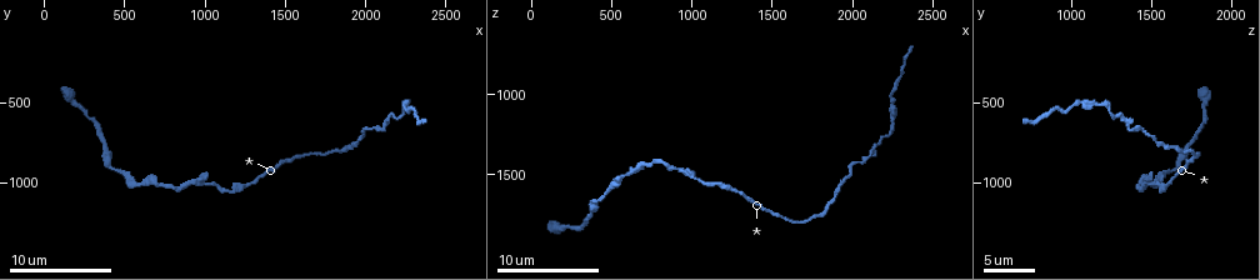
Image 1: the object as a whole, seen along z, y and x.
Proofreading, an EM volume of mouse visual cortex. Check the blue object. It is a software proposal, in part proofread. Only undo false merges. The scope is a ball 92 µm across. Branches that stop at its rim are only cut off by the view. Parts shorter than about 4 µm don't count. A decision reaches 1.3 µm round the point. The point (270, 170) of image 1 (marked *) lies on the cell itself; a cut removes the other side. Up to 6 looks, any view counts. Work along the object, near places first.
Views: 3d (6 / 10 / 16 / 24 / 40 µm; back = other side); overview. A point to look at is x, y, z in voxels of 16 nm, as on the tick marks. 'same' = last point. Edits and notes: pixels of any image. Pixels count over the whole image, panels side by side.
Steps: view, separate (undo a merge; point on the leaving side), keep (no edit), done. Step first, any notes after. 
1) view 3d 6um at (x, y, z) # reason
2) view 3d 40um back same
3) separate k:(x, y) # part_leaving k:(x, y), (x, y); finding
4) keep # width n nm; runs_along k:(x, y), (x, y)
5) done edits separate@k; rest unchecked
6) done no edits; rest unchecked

view 3d 10um at (1260, 1020, 1600) # sudden change in width

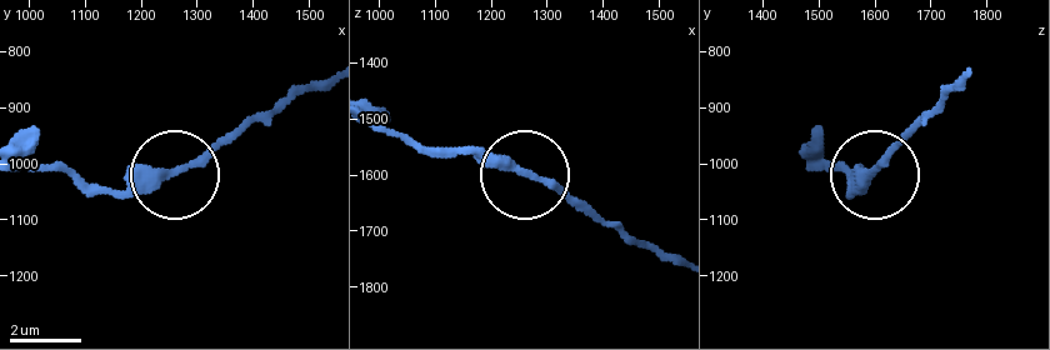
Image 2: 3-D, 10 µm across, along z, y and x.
view 3d 6um at (1275, 1005, 1605)

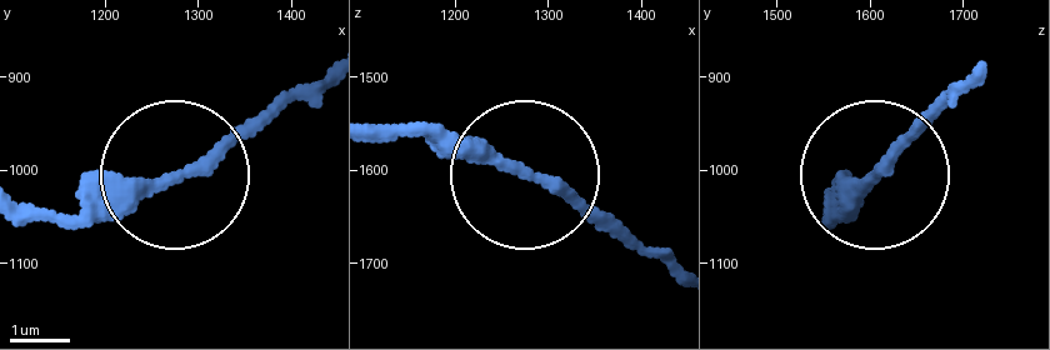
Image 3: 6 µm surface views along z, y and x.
keep # one cell here

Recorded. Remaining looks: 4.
view 3d 6um at (400, 900, 1680) # sudden change in width

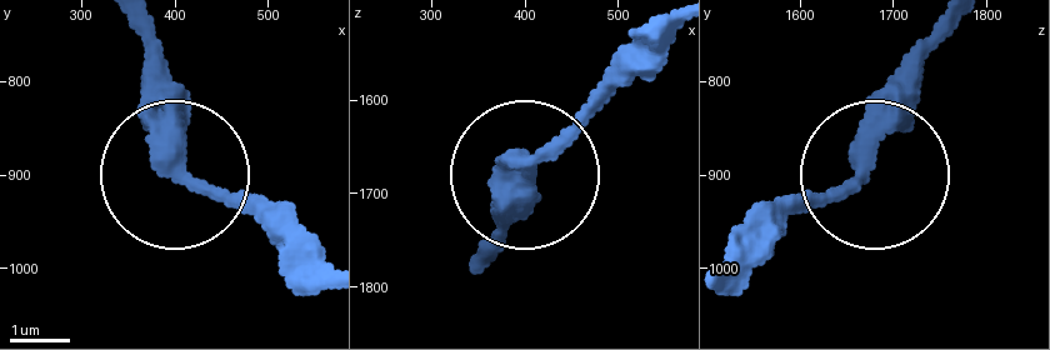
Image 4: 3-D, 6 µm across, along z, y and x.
keep # width 340 nm; runs_along 4:(721, 268), (866, 179), (876, 89), (930, 29); all the same cell

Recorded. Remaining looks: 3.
view 3d 10um at (2240, 500, 1200)

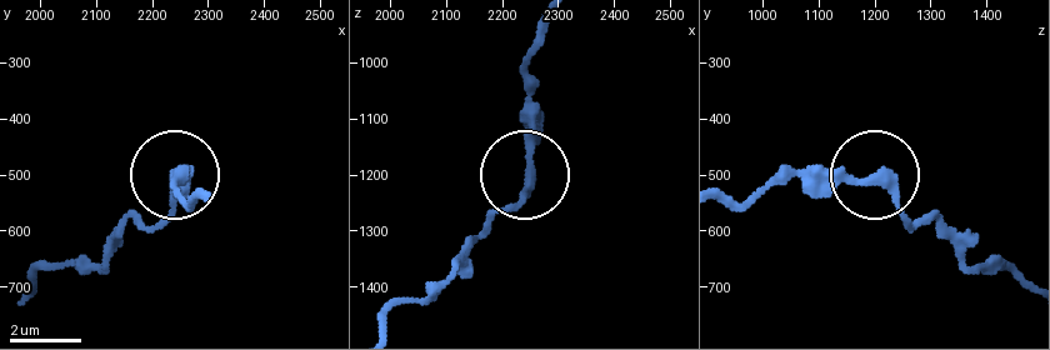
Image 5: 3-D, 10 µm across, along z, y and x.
keep # width 260 nm; runs_along 5:(381, 325), (433, 289), (523, 199), (531, 76); one cell here

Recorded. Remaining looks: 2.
done no edits; rest unchecked

